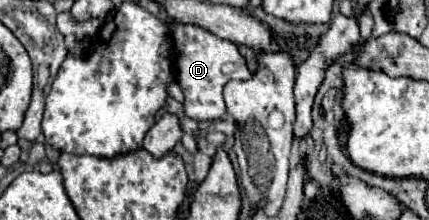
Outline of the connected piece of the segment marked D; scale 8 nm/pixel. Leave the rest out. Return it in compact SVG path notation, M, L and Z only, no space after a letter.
M168 24L176 48L176 82L184 90L184 114L192 120L218 120L224 116L226 106L222 90L228 80L248 80L252 74L246 68L236 44L222 40L202 28Z

